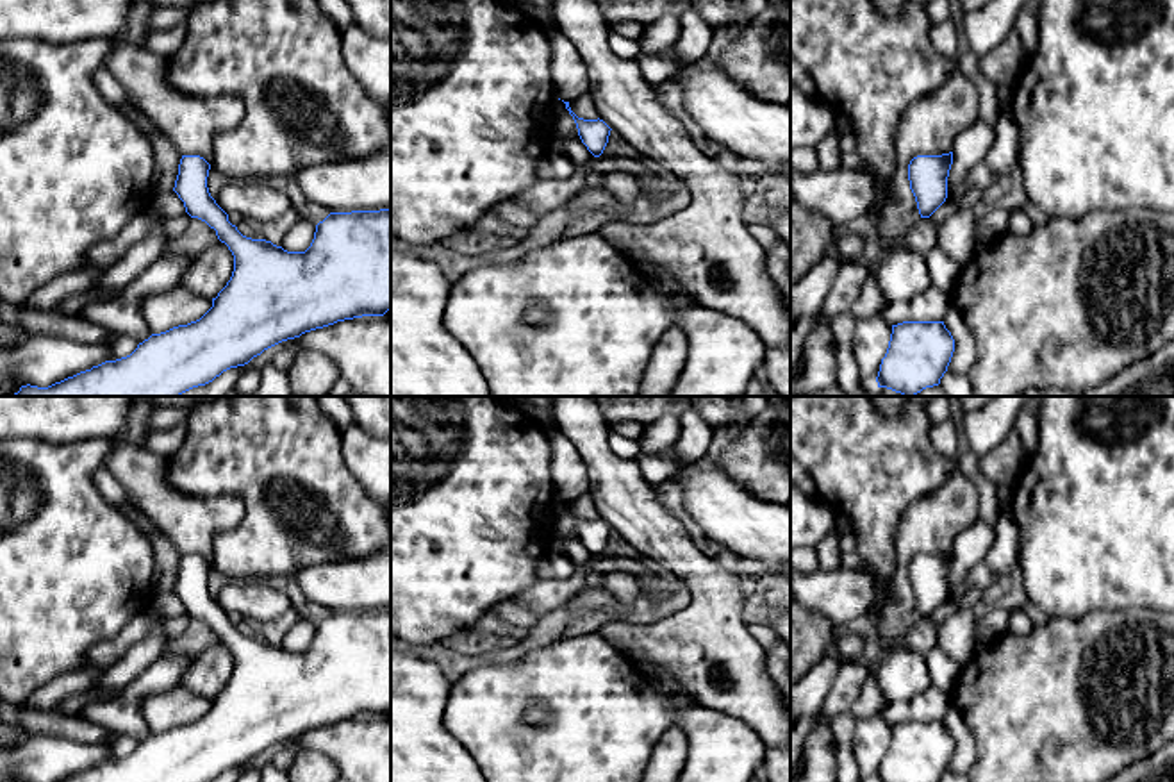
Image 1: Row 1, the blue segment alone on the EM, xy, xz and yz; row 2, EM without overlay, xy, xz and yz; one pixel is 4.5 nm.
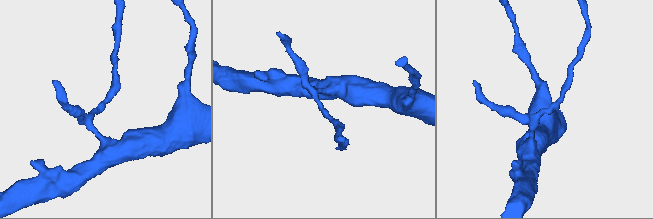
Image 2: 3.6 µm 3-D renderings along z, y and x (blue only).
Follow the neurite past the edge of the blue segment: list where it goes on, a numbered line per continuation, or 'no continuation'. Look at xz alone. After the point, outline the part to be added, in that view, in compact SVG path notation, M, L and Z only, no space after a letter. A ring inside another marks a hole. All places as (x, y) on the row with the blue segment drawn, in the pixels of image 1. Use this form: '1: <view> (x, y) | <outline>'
no continuation

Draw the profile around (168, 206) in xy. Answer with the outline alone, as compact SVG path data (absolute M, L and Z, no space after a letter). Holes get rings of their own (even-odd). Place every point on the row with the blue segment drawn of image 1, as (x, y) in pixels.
M157 191L152 207L162 220L171 220L186 212L184 202L175 191Z

